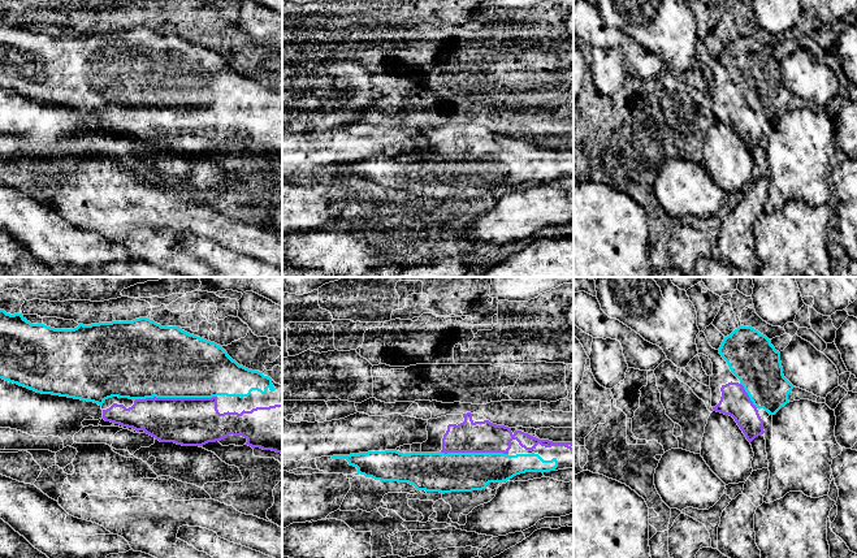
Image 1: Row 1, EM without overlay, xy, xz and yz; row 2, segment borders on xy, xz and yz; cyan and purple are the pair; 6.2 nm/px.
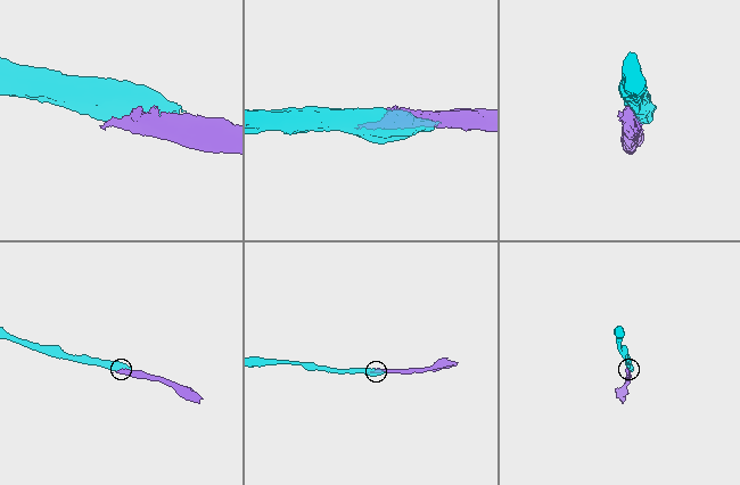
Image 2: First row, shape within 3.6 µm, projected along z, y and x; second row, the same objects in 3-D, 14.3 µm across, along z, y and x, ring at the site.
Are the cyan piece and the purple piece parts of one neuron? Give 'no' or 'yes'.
yes

